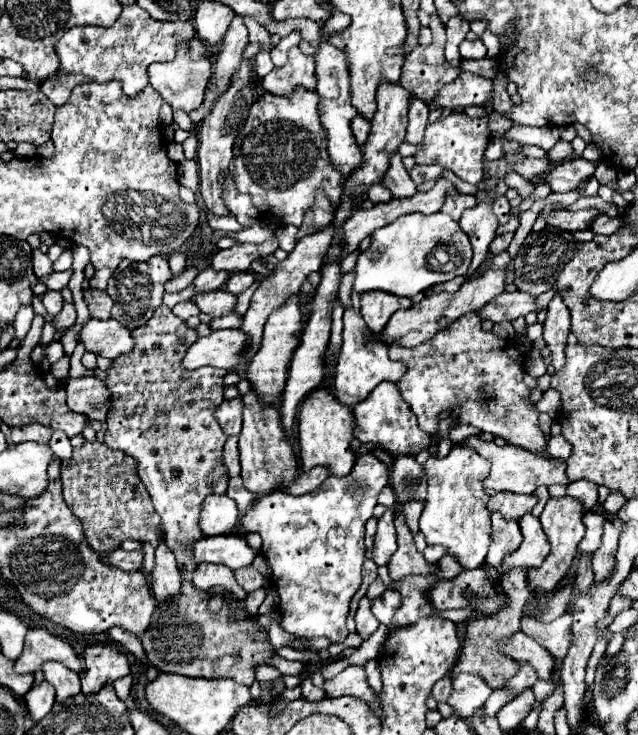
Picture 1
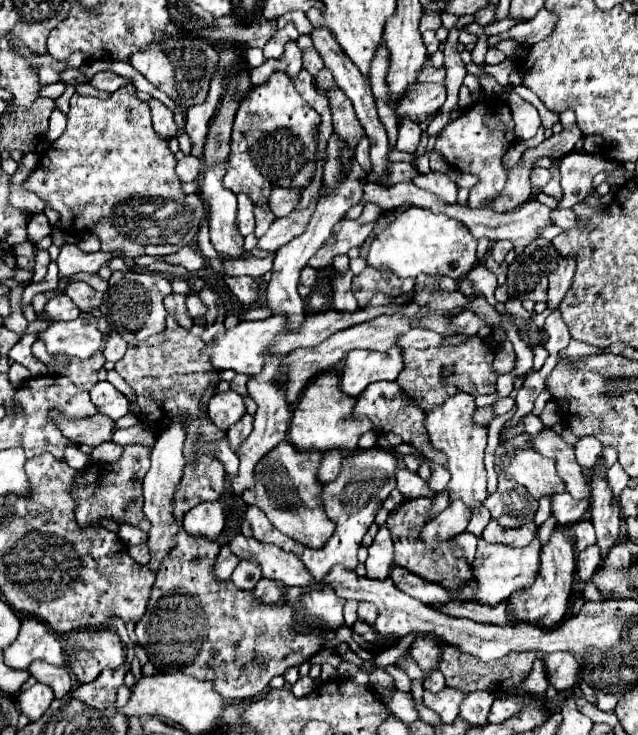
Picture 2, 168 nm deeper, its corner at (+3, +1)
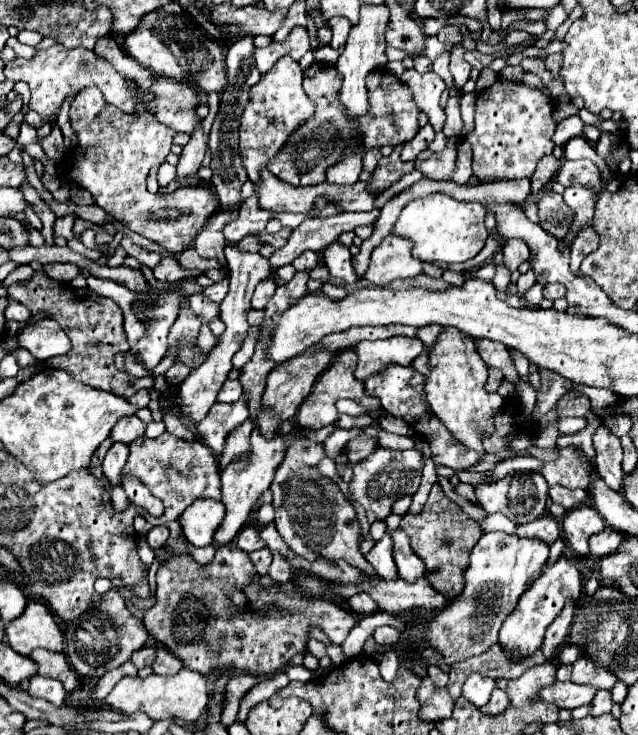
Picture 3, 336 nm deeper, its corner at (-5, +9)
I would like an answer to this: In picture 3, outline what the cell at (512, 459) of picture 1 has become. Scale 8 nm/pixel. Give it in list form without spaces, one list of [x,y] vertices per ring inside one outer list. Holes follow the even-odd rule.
[[[576,447],[560,449],[560,459],[546,463],[540,471],[548,485],[562,485],[568,489],[588,489],[590,475],[592,475],[592,463],[586,459],[580,459],[580,451]]]

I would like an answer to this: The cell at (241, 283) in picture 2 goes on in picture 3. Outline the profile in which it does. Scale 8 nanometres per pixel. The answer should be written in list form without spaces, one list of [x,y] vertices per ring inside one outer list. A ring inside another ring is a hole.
[[[264,279],[264,281],[256,287],[256,291],[254,291],[254,295],[252,295],[252,307],[254,307],[254,309],[264,309],[264,305],[268,303],[268,299],[274,295],[276,287],[278,287],[278,285],[276,285],[272,279]]]

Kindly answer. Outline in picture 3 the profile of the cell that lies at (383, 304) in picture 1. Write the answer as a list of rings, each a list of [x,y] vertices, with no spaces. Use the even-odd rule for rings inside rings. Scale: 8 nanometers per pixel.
[[[388,235],[370,255],[370,267],[364,279],[374,285],[388,285],[396,279],[408,279],[422,273],[422,261],[412,255],[412,241],[400,235]]]

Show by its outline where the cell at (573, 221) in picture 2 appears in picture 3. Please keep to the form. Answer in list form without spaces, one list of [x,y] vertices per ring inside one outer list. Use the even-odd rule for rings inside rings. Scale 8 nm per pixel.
[[[550,191],[540,197],[538,201],[538,217],[540,217],[540,227],[548,231],[556,239],[566,237],[566,227],[568,227],[568,207],[564,207],[562,195]]]

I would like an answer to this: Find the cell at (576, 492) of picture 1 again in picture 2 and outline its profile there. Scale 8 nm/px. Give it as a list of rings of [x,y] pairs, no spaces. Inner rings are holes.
[[[568,491],[556,493],[552,497],[552,513],[556,521],[566,527],[580,521],[586,515],[588,507],[590,507],[588,499],[574,499],[572,495],[568,495]]]

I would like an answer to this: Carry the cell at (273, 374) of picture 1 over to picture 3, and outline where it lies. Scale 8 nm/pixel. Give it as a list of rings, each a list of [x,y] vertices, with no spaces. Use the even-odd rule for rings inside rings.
[[[252,431],[252,437],[250,437],[250,443],[252,443],[252,455],[250,457],[244,457],[244,459],[238,459],[234,463],[230,463],[224,473],[222,473],[222,503],[226,507],[226,517],[224,517],[224,523],[216,529],[216,535],[212,539],[212,545],[220,547],[220,545],[228,545],[232,543],[232,539],[240,533],[240,529],[244,527],[244,523],[248,521],[252,509],[256,507],[260,495],[270,487],[272,479],[274,479],[274,473],[278,469],[278,465],[282,463],[284,459],[284,453],[286,453],[286,441],[282,439],[282,435],[274,435],[270,441],[260,437],[260,433]]]

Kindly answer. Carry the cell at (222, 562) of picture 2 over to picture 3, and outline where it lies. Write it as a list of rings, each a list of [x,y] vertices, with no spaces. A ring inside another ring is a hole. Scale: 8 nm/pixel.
[[[248,525],[248,527],[244,527],[244,529],[238,533],[238,537],[236,537],[236,547],[242,549],[242,551],[246,551],[246,553],[252,553],[252,551],[264,549],[266,543],[260,539],[258,527]]]

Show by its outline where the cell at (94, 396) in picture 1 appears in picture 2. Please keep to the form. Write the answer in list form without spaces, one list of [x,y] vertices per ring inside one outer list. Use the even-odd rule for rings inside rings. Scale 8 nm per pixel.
[[[98,381],[90,389],[90,399],[98,407],[98,411],[102,415],[110,417],[112,421],[116,421],[128,413],[126,397],[118,389],[114,389],[114,385],[110,385],[108,381]]]

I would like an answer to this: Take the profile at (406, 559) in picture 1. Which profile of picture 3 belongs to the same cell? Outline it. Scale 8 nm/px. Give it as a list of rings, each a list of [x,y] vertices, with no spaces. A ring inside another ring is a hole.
[[[436,483],[430,491],[424,511],[420,515],[404,515],[400,521],[400,529],[404,529],[410,535],[414,553],[424,561],[430,585],[446,599],[456,599],[456,595],[460,595],[460,591],[464,589],[464,571],[470,563],[470,551],[482,535],[478,523],[468,519],[468,515],[462,513],[460,507],[454,501],[450,501],[444,495],[442,487]]]

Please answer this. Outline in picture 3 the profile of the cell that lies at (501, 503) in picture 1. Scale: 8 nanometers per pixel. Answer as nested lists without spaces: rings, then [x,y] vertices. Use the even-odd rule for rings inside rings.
[[[512,471],[498,483],[482,483],[476,487],[476,497],[486,513],[502,513],[516,523],[530,523],[546,513],[548,501],[548,483],[540,473],[534,471]]]

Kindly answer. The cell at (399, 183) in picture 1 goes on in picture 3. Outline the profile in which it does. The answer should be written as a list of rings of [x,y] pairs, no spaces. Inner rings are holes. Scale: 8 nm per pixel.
[[[320,47],[316,53],[314,53],[314,57],[316,57],[316,61],[326,61],[326,63],[336,63],[336,59],[338,59],[338,51],[336,49],[332,49],[332,47]]]

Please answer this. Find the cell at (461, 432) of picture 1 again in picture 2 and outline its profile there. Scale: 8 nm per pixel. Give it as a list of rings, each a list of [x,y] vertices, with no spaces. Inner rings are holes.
[[[532,413],[524,415],[520,421],[522,421],[522,425],[524,425],[524,431],[530,433],[530,435],[536,435],[536,433],[540,433],[540,431],[544,429],[542,421],[540,421],[536,415],[532,415]]]

